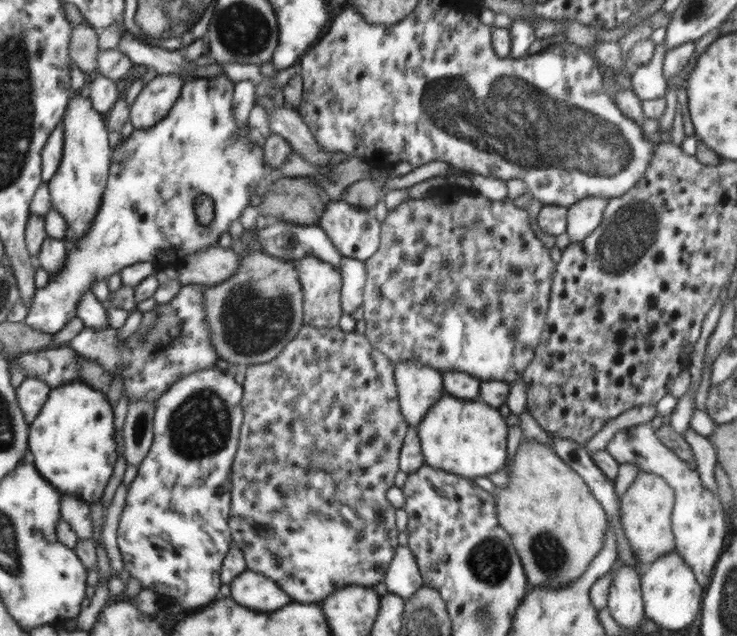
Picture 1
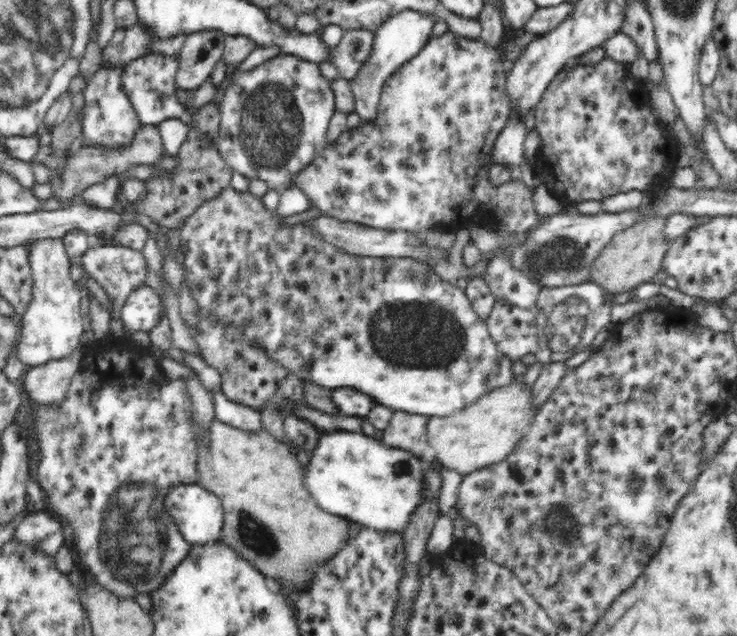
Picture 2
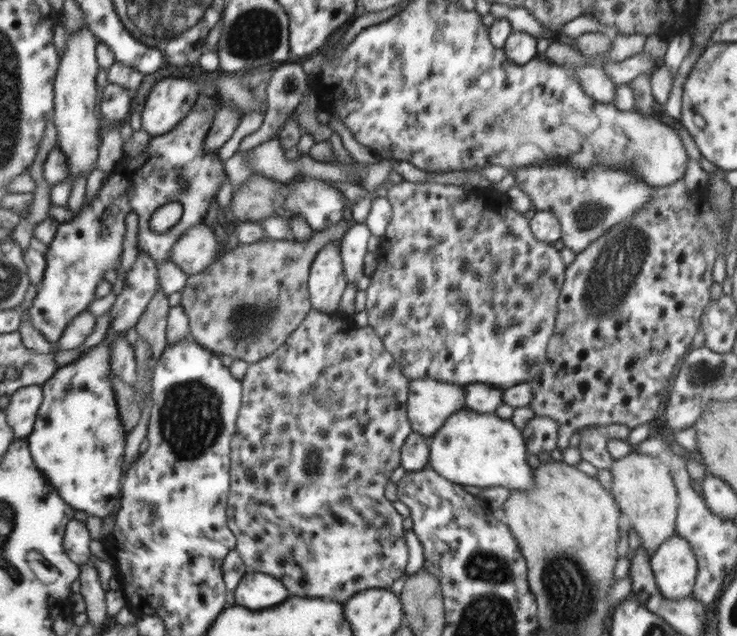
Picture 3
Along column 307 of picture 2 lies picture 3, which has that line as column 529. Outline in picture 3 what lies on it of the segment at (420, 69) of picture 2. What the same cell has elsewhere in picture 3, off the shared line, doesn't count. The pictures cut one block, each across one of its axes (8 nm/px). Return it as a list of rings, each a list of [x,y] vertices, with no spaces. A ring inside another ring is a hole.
[[[567,160],[557,161],[552,167],[521,167],[516,174],[516,186],[530,196],[535,210],[552,211],[556,217],[560,218],[564,245],[575,253],[582,252],[592,242],[598,241],[614,225],[628,222],[636,217],[655,192],[654,186],[648,186],[644,180],[636,177],[631,171],[606,169],[599,165],[588,171],[576,171],[571,168]]]

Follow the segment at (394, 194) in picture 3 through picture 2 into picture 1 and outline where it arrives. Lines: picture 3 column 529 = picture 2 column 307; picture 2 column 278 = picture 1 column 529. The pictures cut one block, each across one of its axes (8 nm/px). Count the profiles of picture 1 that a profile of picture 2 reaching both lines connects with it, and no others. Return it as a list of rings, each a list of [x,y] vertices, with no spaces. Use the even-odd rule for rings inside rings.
[[[475,193],[450,198],[429,196],[410,198],[388,211],[381,222],[378,251],[362,262],[367,273],[363,305],[367,338],[393,363],[418,360],[441,372],[464,372],[481,381],[508,384],[523,377],[543,335],[559,262],[552,258],[552,246],[540,238],[542,230],[536,230],[537,218],[532,218],[516,199],[494,201]],[[448,302],[452,302],[452,314],[440,318],[440,304]]]

